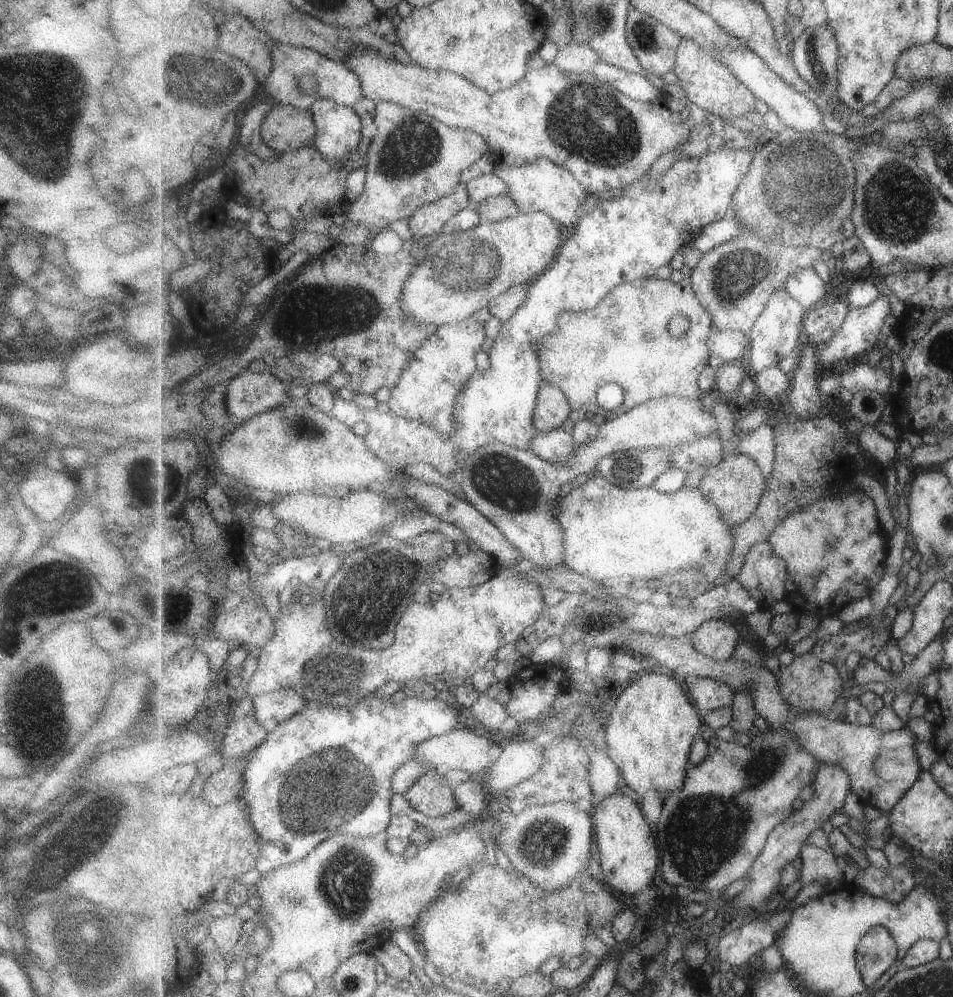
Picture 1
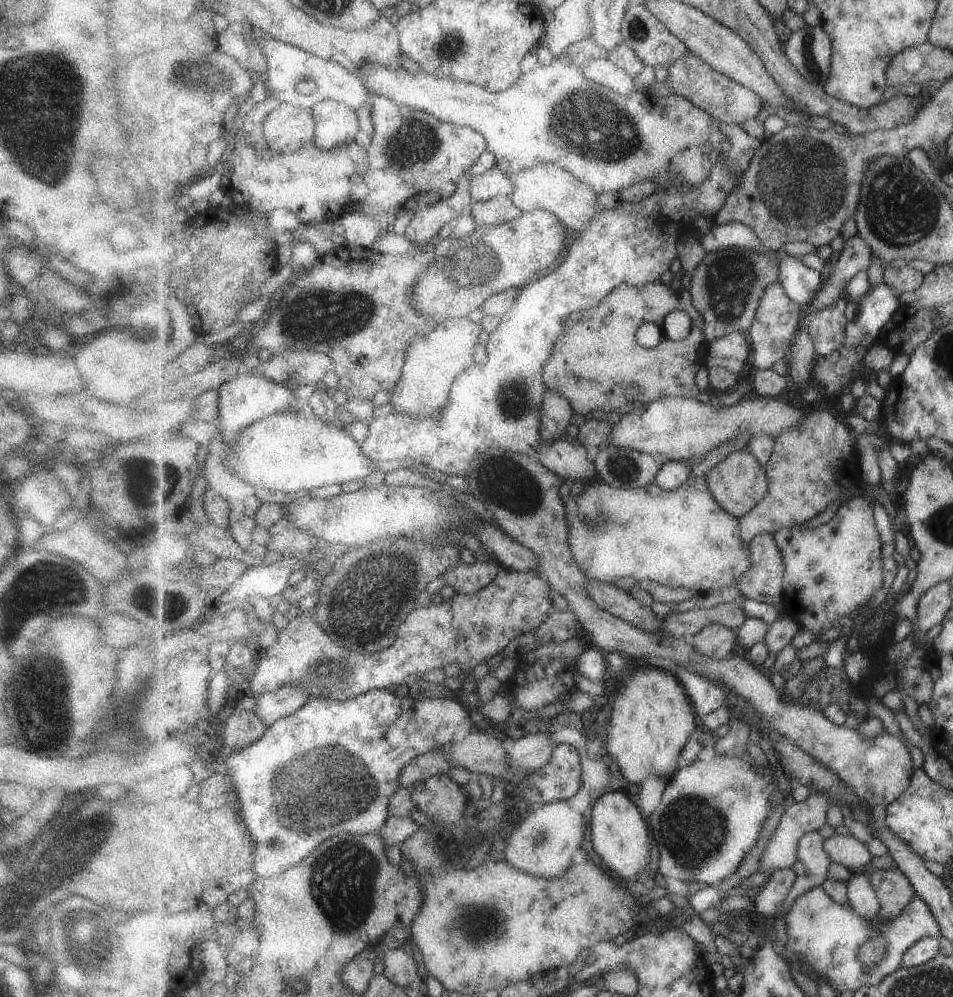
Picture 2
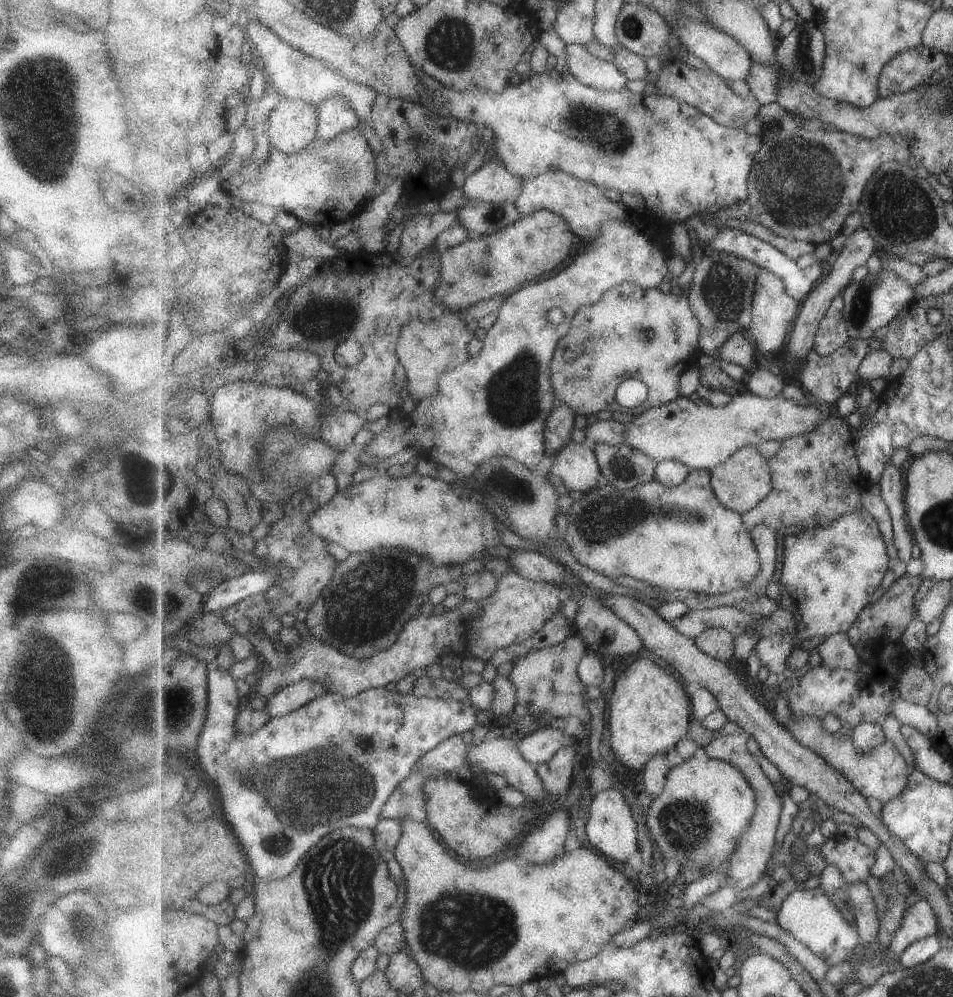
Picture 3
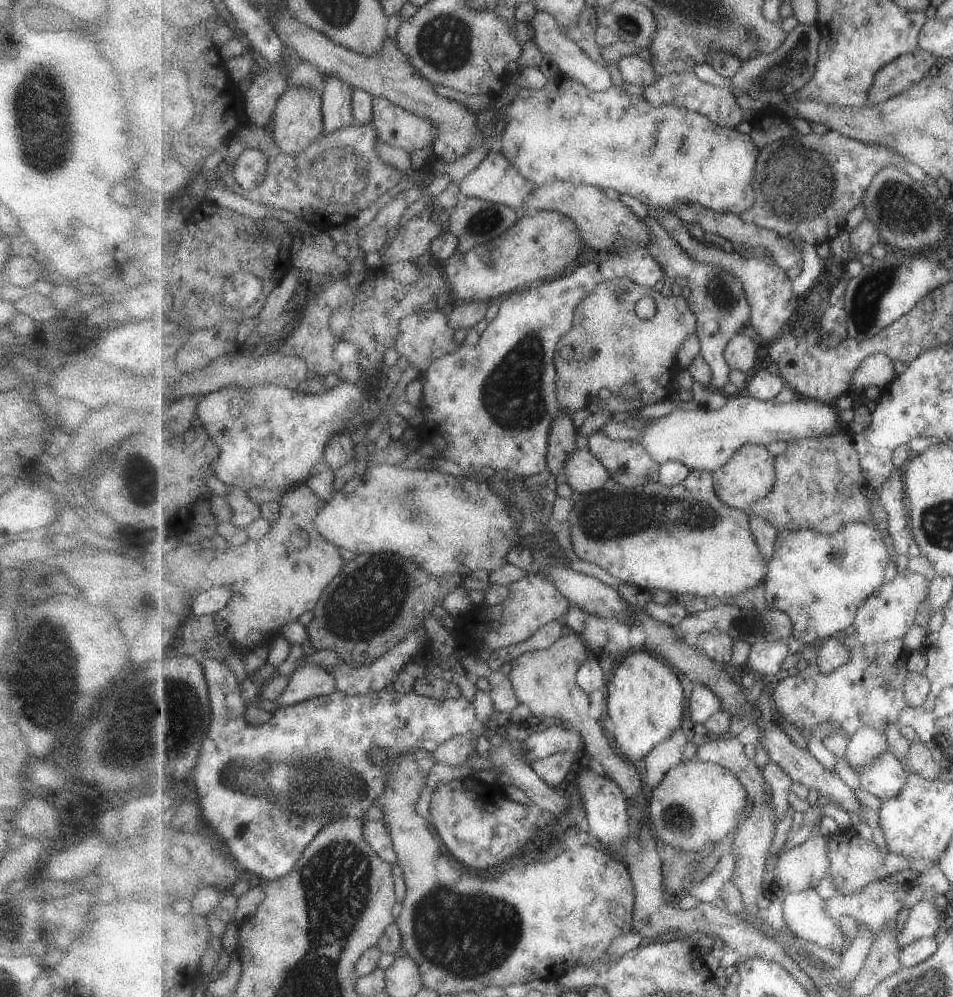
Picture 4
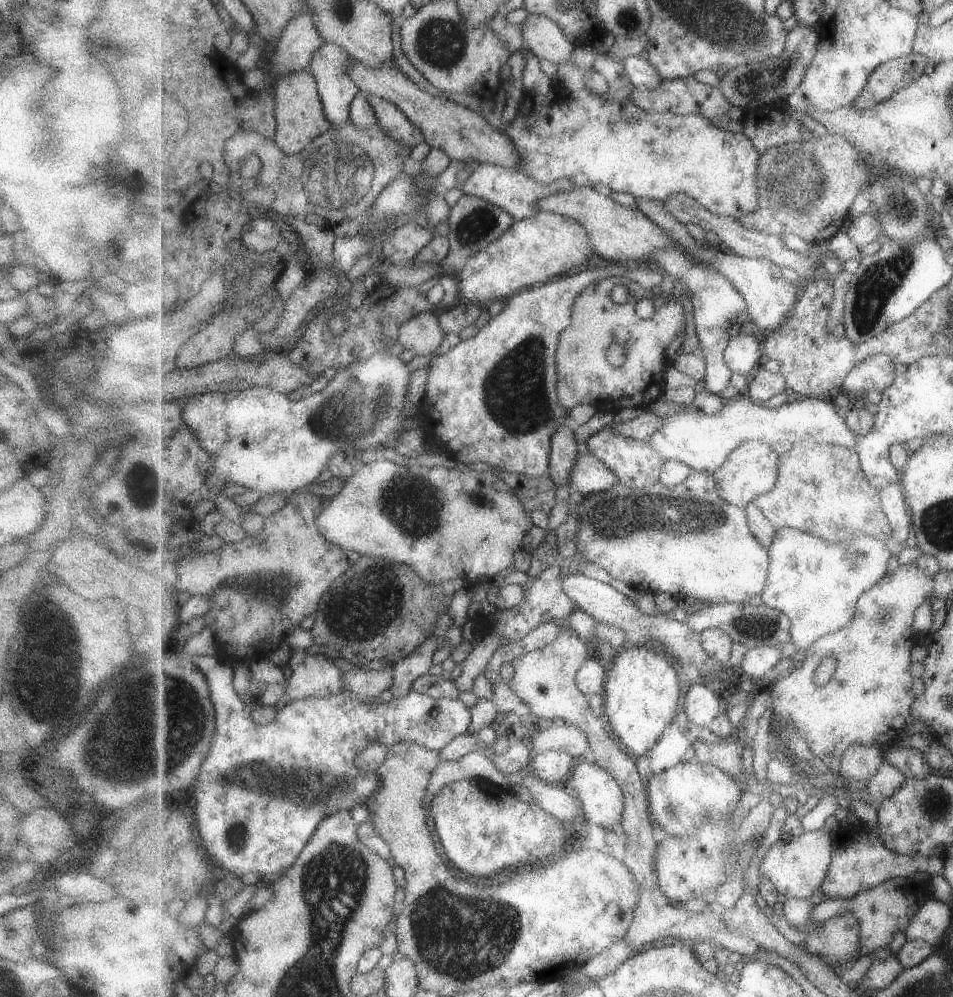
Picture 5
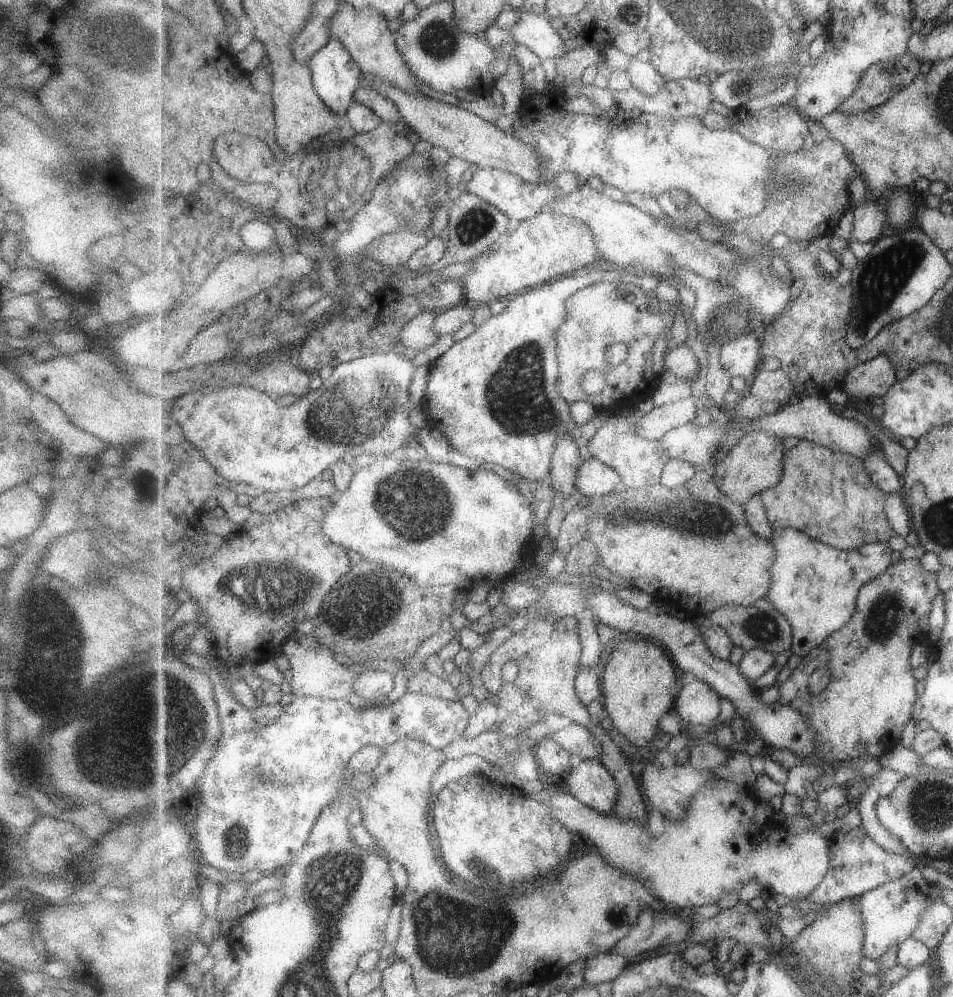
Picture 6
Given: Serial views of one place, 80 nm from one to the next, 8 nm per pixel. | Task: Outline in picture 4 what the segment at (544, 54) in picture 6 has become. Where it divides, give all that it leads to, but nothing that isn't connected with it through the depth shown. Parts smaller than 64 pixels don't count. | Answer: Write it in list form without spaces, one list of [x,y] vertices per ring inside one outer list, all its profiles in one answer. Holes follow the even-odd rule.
[[[537,10],[534,17],[529,21],[528,26],[534,34],[531,40],[535,46],[549,56],[567,76],[576,79],[581,84],[589,87],[595,92],[608,91],[613,87],[612,72],[604,64],[593,60],[572,38],[569,38],[561,29],[558,20],[547,11]]]

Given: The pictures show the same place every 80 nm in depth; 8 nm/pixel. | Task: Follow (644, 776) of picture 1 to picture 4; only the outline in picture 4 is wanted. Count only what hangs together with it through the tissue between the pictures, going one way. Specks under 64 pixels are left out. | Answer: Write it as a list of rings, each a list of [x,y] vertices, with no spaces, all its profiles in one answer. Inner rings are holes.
[[[645,648],[640,650],[631,650],[628,657],[610,673],[607,682],[608,695],[606,700],[606,713],[614,725],[613,743],[619,753],[625,756],[627,760],[641,760],[648,756],[649,753],[661,744],[663,740],[671,737],[677,729],[680,729],[683,722],[683,704],[685,704],[685,694],[679,676],[675,674],[675,669],[671,665],[667,666],[659,656],[653,656],[653,652],[645,652]]]

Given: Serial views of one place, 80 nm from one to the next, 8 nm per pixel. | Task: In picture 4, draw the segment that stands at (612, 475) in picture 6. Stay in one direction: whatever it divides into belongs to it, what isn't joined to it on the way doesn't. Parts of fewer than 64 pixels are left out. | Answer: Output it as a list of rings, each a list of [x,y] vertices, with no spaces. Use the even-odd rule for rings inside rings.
[[[575,449],[569,455],[561,479],[573,491],[584,496],[605,487],[611,479],[611,473],[589,449]]]

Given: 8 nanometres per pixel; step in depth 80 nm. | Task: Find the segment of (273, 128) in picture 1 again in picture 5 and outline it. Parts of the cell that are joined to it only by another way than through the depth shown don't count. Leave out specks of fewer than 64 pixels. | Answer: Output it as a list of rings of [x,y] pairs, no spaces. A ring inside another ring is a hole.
[[[293,71],[279,77],[272,87],[275,98],[275,136],[273,141],[283,153],[300,153],[315,138],[333,128],[326,117],[316,78],[309,71]]]

